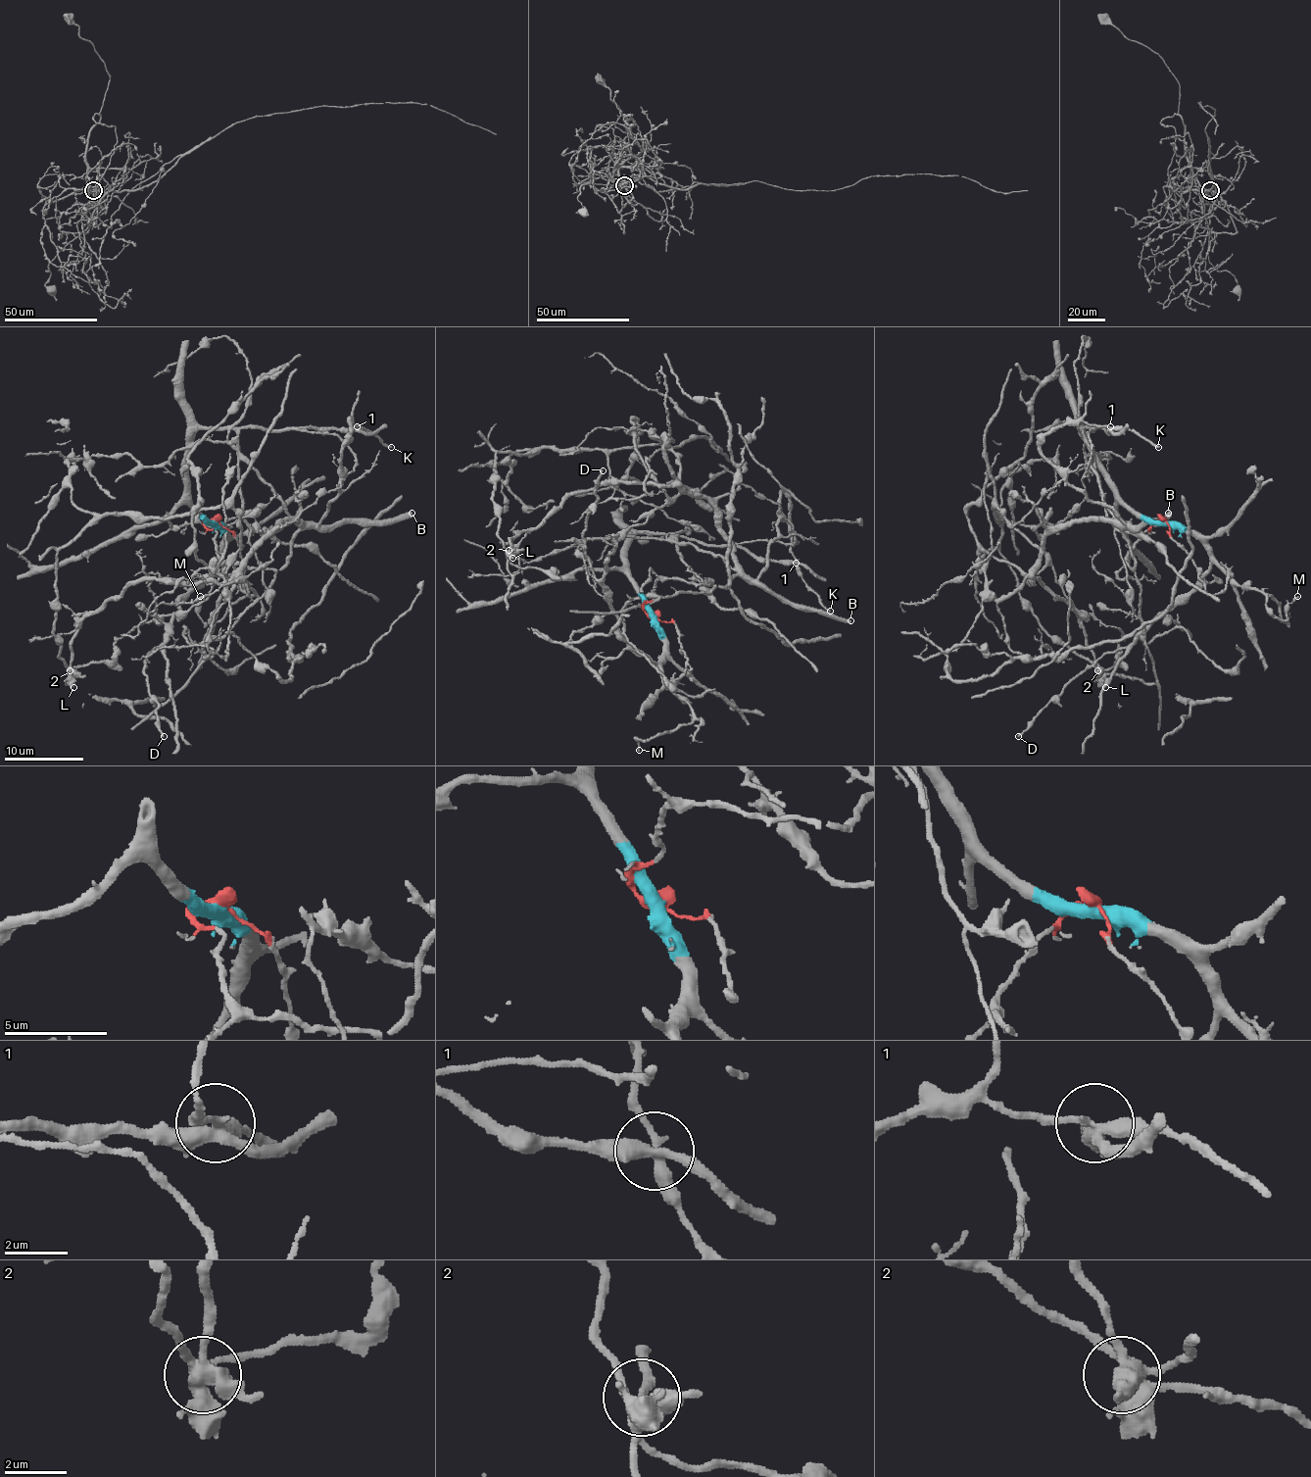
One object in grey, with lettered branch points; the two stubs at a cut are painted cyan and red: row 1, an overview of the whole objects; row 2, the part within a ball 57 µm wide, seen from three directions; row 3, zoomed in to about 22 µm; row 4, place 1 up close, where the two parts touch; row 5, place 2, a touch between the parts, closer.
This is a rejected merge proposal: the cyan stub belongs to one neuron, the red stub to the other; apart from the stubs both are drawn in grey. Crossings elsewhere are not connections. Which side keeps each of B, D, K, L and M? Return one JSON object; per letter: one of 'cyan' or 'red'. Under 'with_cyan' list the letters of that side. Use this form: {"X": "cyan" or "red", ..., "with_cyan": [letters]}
{"B": "red", "D": "cyan", "K": "red", "L": "red", "M": "cyan", "with_cyan": ["D", "M"]}

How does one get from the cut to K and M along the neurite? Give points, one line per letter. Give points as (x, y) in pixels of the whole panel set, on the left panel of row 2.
K: (215, 519), (207, 519), (215, 549), (230, 563), (279, 568), (291, 539), (339, 492), (353, 420), (392, 447)
M: (215, 519), (224, 533), (222, 572), (254, 593), (240, 597), (218, 620), (209, 622), (198, 615), (200, 597)

